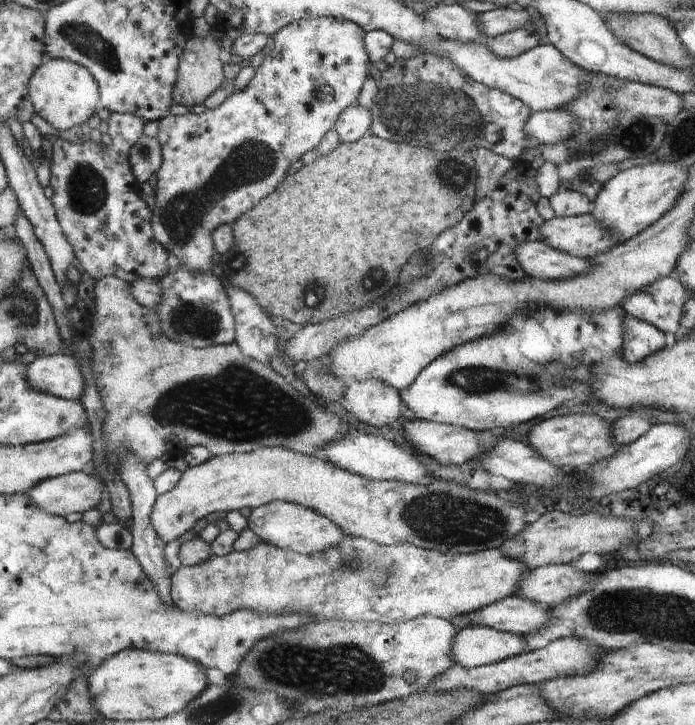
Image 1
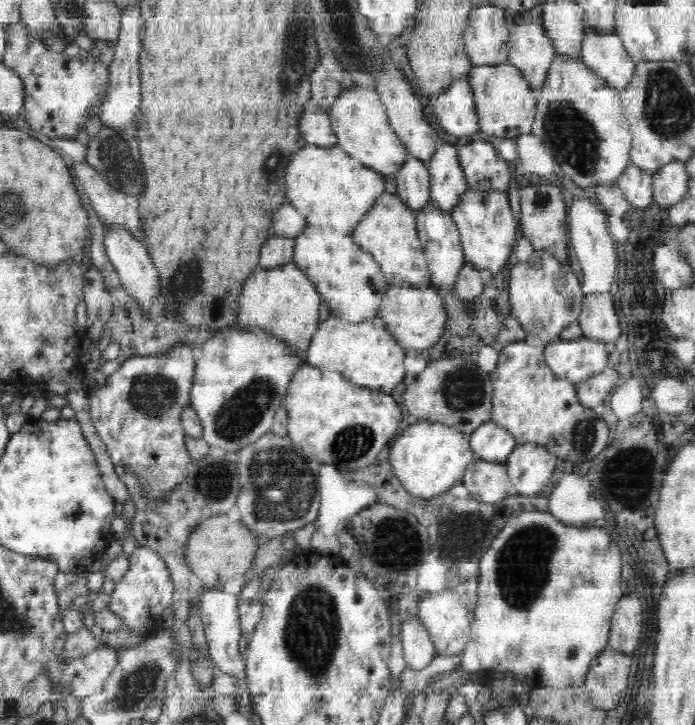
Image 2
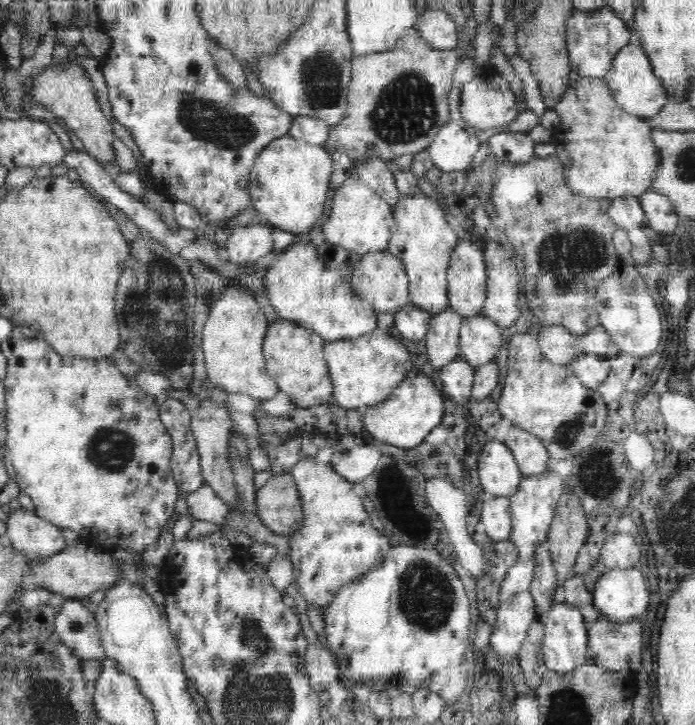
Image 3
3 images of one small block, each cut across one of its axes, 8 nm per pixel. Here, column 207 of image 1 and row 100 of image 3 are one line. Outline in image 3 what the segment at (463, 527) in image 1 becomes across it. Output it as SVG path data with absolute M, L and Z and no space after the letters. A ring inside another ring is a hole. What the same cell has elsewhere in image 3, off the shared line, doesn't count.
M479 72L462 86L458 110L461 118L477 129L504 127L518 116L516 98L508 96L508 90L492 92L490 82Z

